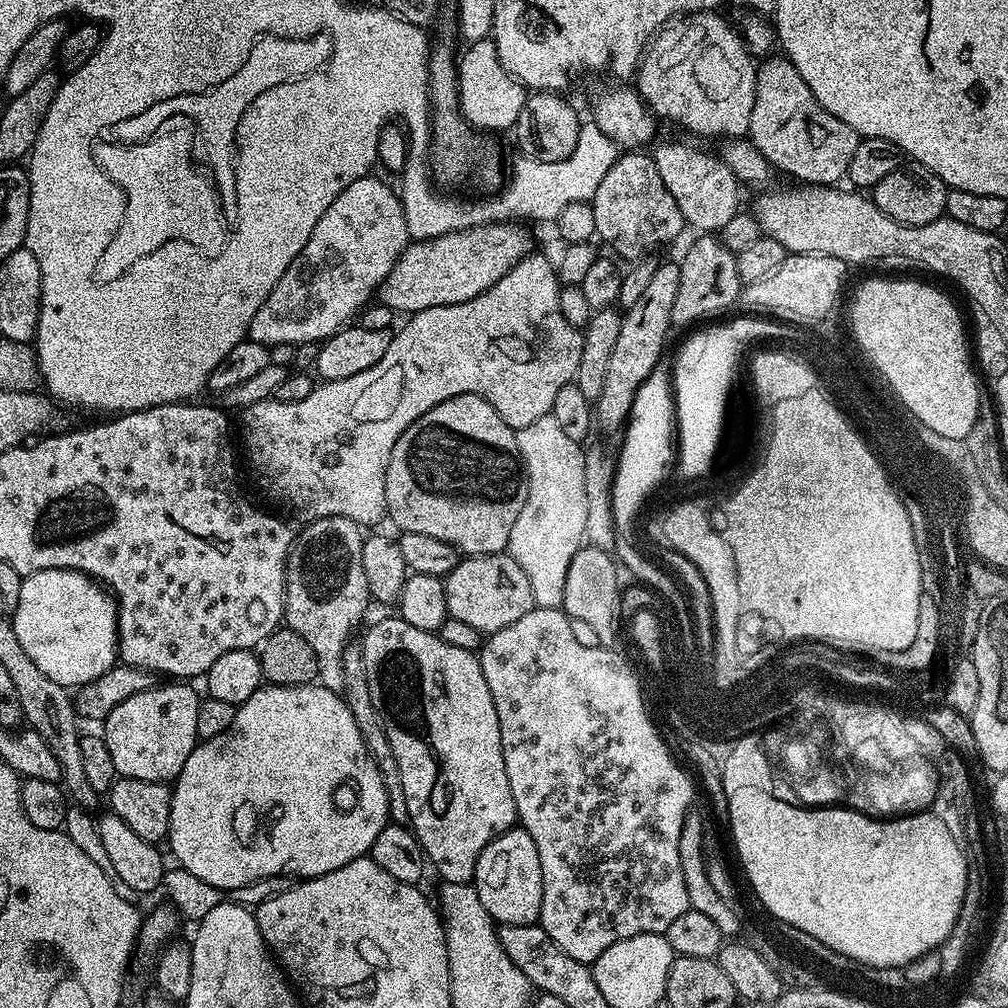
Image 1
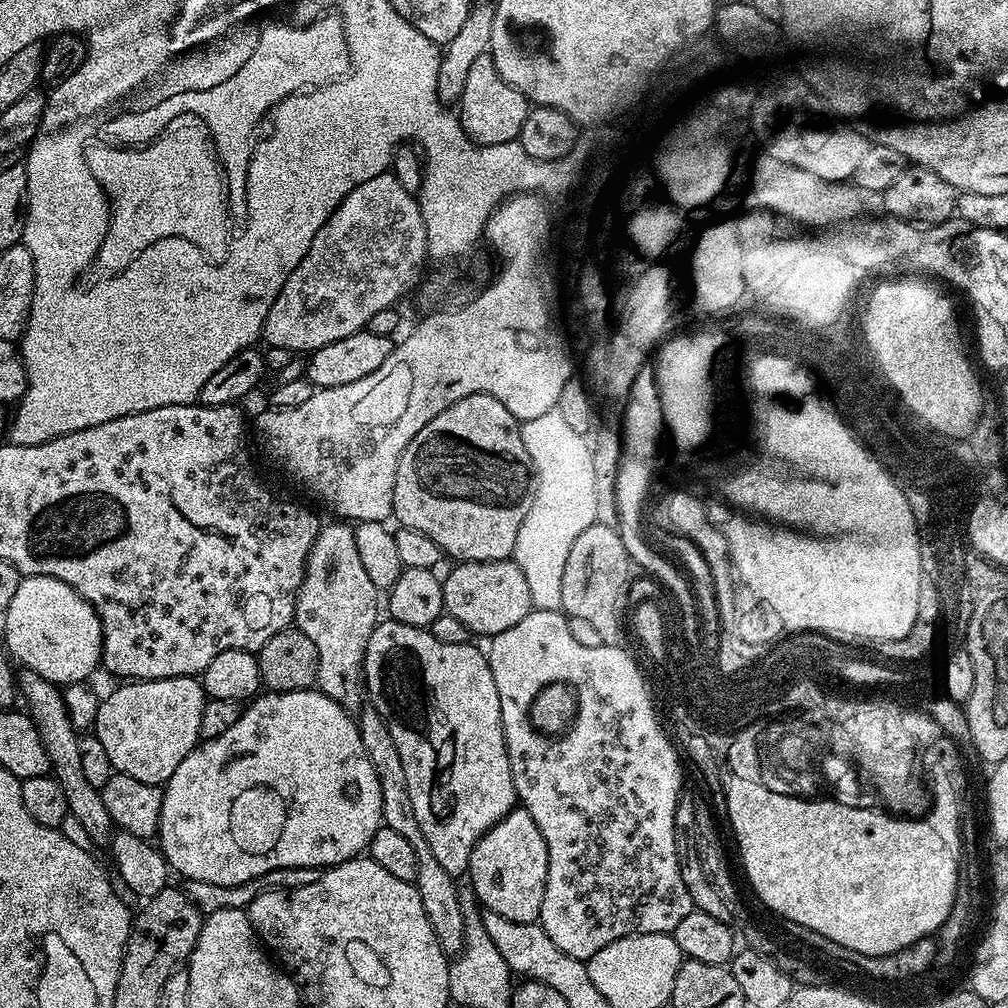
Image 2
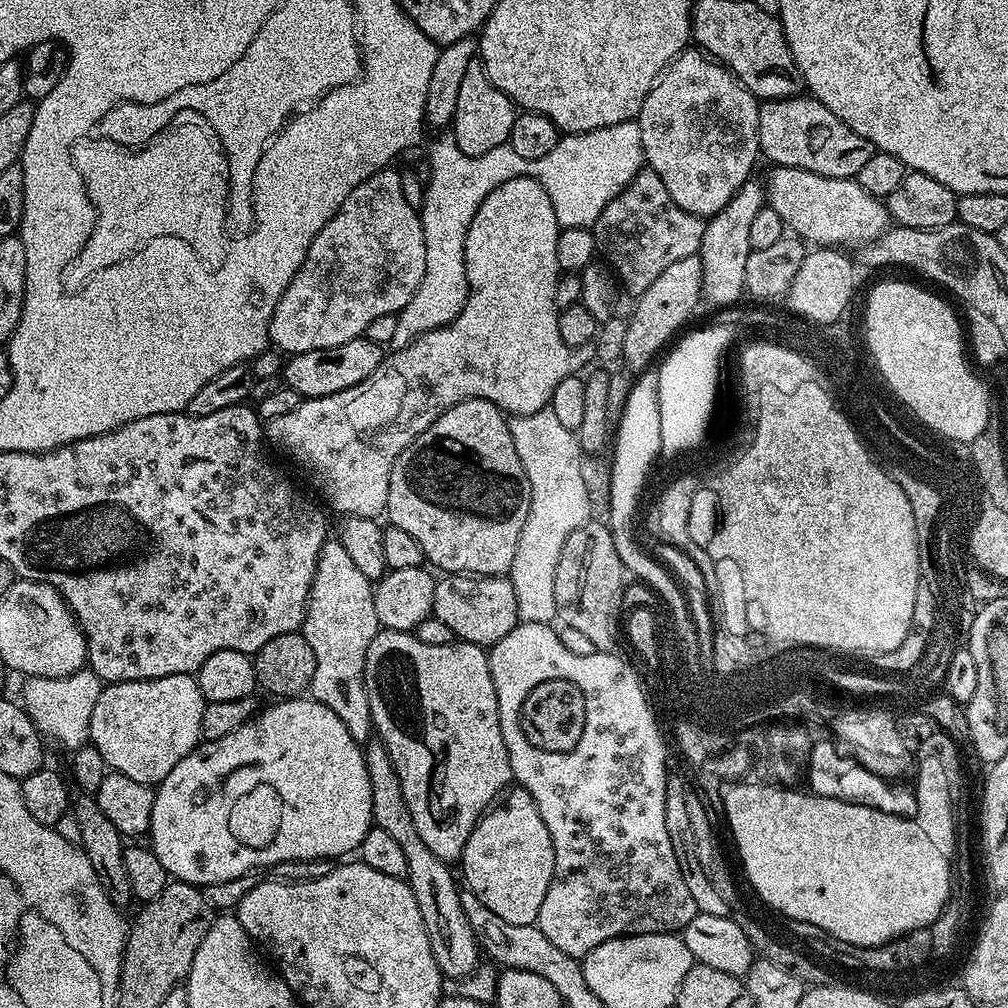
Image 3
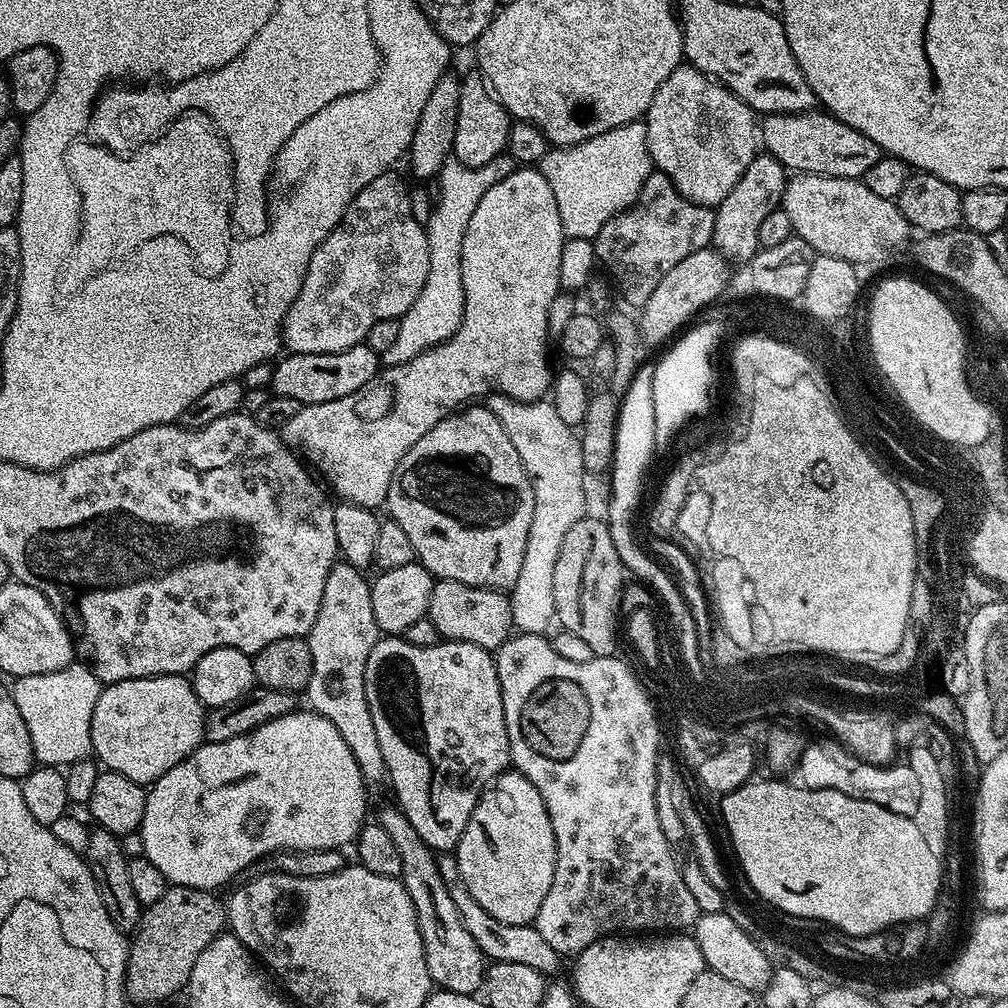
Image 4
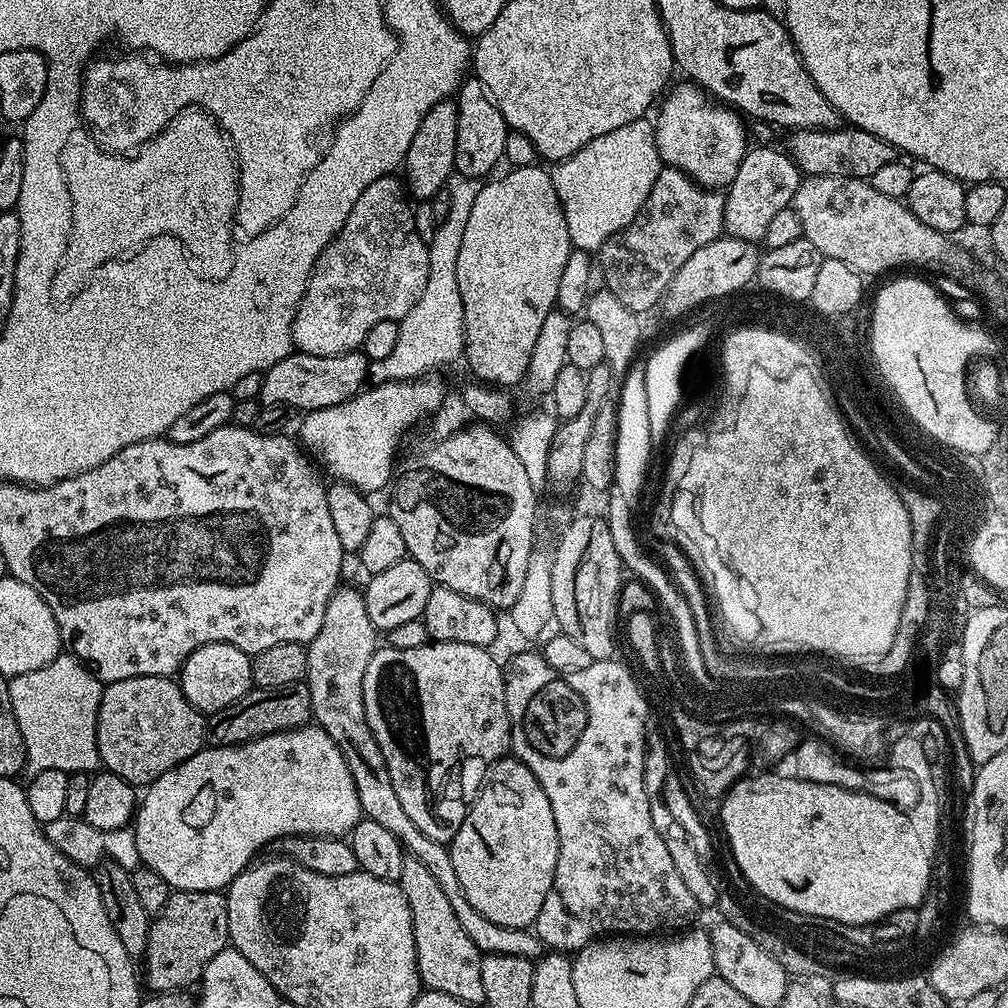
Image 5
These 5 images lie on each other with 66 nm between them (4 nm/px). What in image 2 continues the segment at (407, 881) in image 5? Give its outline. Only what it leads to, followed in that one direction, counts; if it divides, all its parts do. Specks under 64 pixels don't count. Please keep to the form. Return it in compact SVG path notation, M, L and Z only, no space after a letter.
M365 703L355 717L358 734L362 738L362 746L366 746L366 754L370 758L370 766L374 766L374 774L378 774L378 787L382 792L383 827L402 834L406 842L410 842L414 850L414 858L418 858L418 874L415 878L416 889L422 898L422 906L426 906L426 918L430 918L430 926L434 926L434 934L442 946L445 956L455 958L464 949L464 915L460 906L458 884L453 876L442 870L438 858L434 858L426 838L422 834L422 826L418 826L418 818L414 818L414 805L410 802L410 790L406 790L406 773L402 767L402 758L398 758L398 750L394 747L394 738L390 738L390 730L386 730L386 722L374 706Z

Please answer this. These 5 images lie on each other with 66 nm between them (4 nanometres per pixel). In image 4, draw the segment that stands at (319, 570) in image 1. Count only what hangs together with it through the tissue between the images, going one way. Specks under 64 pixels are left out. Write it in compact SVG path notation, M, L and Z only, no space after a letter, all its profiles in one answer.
M337 562L326 578L326 586L322 590L322 606L318 606L318 618L314 618L314 626L306 637L312 655L312 673L306 689L306 697L308 696L307 707L311 711L322 714L322 718L334 722L338 734L342 734L342 739L346 741L346 746L350 746L350 754L354 754L354 762L358 762L358 770L362 770L365 785L372 786L380 783L383 785L386 773L382 746L378 746L374 718L370 718L370 710L366 702L364 675L366 658L370 658L370 650L374 650L376 641L381 639L382 633L374 618L372 586L367 579L364 581L364 576L365 573L352 564Z

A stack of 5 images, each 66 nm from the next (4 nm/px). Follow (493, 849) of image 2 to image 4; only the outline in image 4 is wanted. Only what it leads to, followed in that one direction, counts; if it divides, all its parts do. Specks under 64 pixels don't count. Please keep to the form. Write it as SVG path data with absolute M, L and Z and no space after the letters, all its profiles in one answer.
M515 770L497 776L481 792L454 855L470 898L490 918L507 924L532 924L546 894L550 894L556 865L554 826L550 826L546 802L542 802L534 782Z

